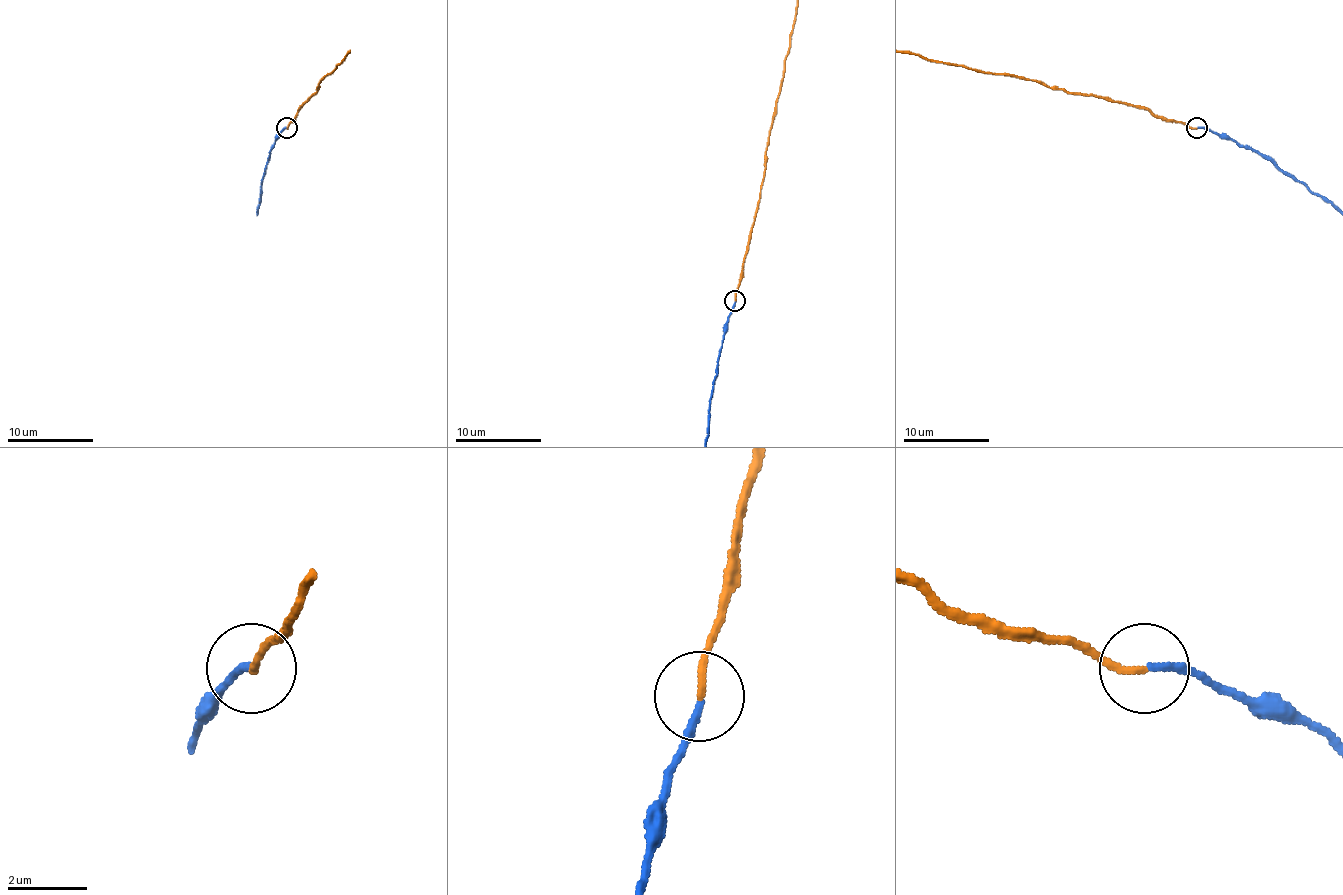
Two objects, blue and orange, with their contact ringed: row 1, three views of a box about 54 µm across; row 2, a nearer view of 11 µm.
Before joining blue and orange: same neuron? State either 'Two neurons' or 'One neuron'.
One neuron

